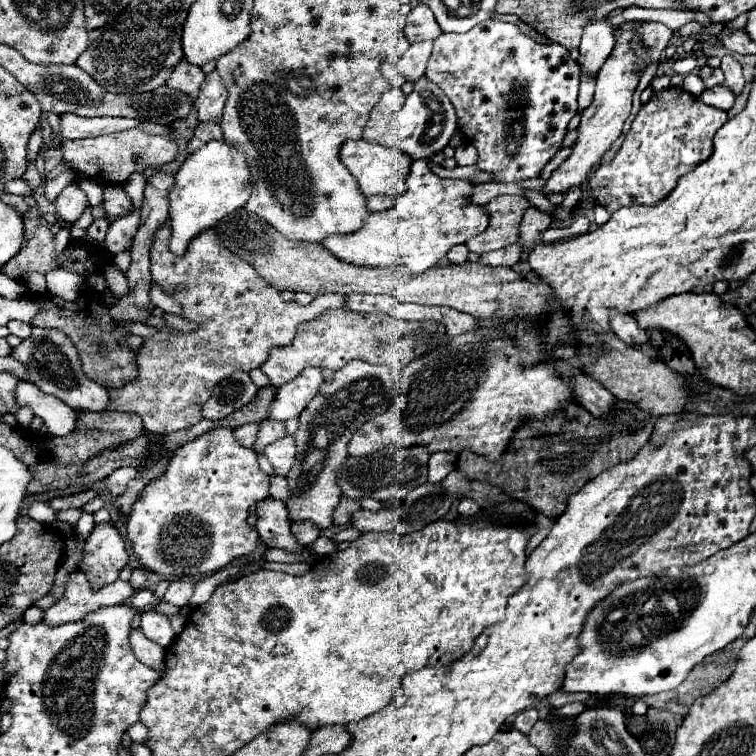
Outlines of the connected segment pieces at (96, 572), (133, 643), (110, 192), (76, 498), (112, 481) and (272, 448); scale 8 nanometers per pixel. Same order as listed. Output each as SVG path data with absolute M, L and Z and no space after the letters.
M112 523L96 525L90 539L84 541L80 569L88 575L92 589L100 589L118 579L120 569L128 565L128 549Z
M132 629L130 631L130 647L132 647L134 655L142 663L146 663L148 667L152 667L152 669L156 669L160 673L166 671L166 663L164 663L166 649L160 647L158 643L152 643L150 639L146 639L140 629Z
M120 185L118 187L104 187L102 207L104 207L106 217L120 217L132 209L132 201Z
M84 491L84 493L76 493L76 495L68 495L68 497L56 497L56 499L50 501L50 507L54 511L62 511L62 509L82 509L94 497L96 497L96 491Z
M120 467L120 469L112 471L112 475L106 479L106 485L114 495L120 495L124 491L126 483L134 477L138 477L138 471L134 467Z
M286 435L274 443L270 443L266 449L264 449L264 457L272 463L276 475L282 475L286 477L292 463L294 463L294 457L296 457L296 443L294 443L294 437L292 435Z

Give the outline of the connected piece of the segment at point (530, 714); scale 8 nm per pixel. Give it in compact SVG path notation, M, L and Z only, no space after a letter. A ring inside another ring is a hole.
M532 707L532 709L526 709L526 711L522 711L522 713L516 715L514 727L516 727L518 731L522 731L524 735L528 735L530 729L532 729L532 725L534 725L536 721L538 721L538 711Z

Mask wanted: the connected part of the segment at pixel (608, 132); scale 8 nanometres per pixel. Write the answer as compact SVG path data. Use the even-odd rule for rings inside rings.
M624 21L620 27L614 29L616 45L614 45L612 55L602 65L602 69L596 77L596 93L594 93L592 105L586 111L582 111L582 123L578 127L578 139L572 147L572 155L546 181L546 191L564 193L566 189L586 181L588 175L594 171L594 167L600 163L602 155L620 137L622 125L632 109L632 95L640 81L640 75L636 73L636 67L638 67L636 53L632 51L632 45L630 45L630 41L642 41L642 37L638 33L638 25L640 25L640 21Z

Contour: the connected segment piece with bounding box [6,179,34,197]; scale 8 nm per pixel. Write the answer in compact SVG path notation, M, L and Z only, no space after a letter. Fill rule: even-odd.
M18 179L16 185L14 185L14 181L10 181L8 187L6 187L6 191L8 191L8 193L14 193L14 195L24 195L24 197L26 197L26 195L34 195L34 191L32 191L22 179Z

